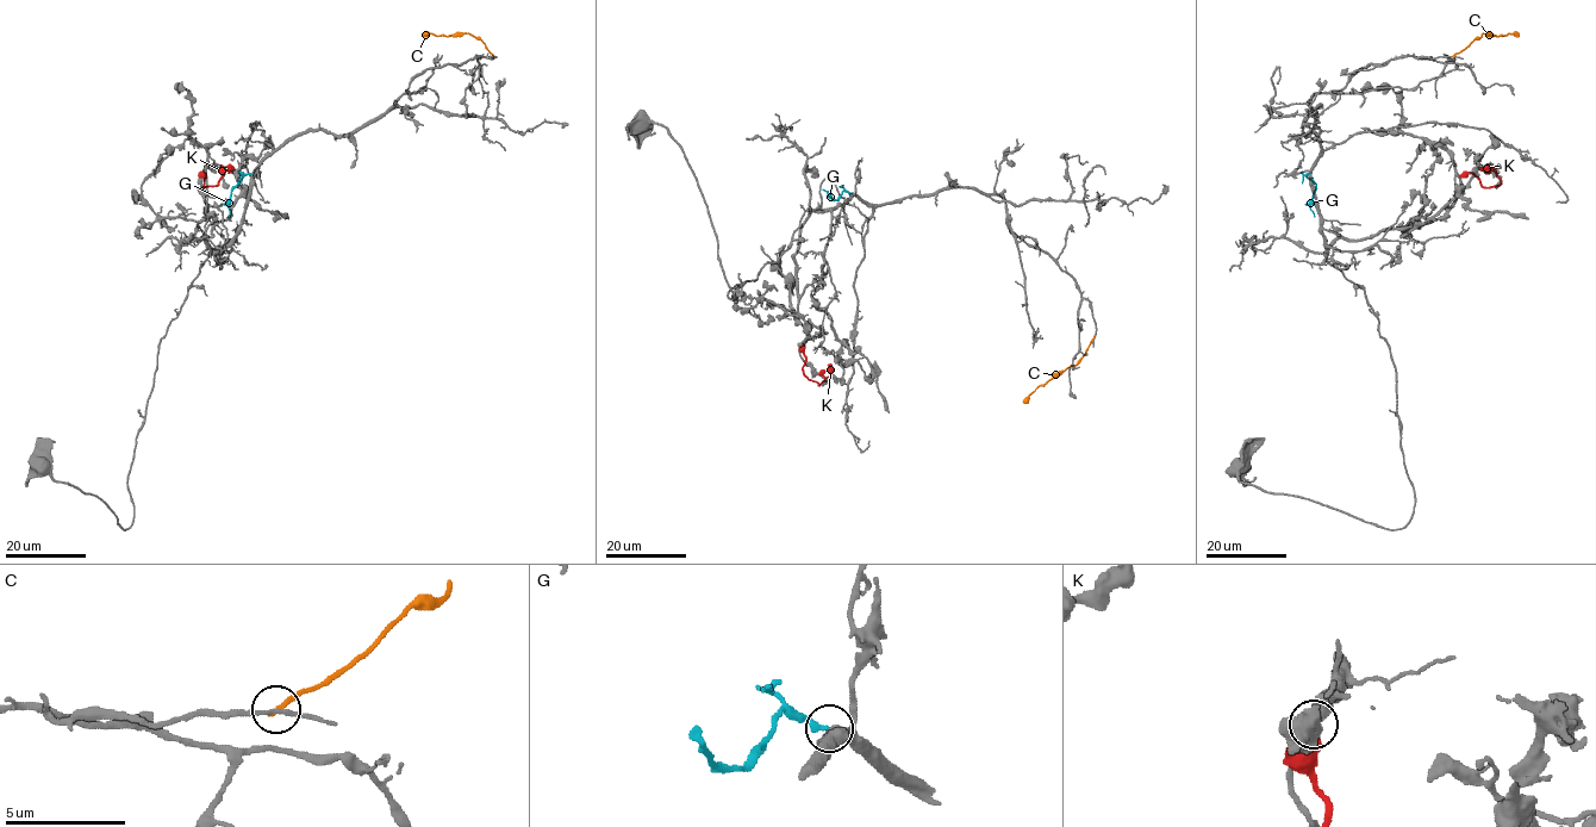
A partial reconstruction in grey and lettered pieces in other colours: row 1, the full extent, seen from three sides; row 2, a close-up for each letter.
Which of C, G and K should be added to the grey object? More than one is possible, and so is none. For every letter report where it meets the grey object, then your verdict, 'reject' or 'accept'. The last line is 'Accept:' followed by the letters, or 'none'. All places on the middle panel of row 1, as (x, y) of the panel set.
C: meets grey at (1093, 336); reject
G: meets grey at (852, 193); accept
K: meets grey at (803, 343); reject
Accept: G

